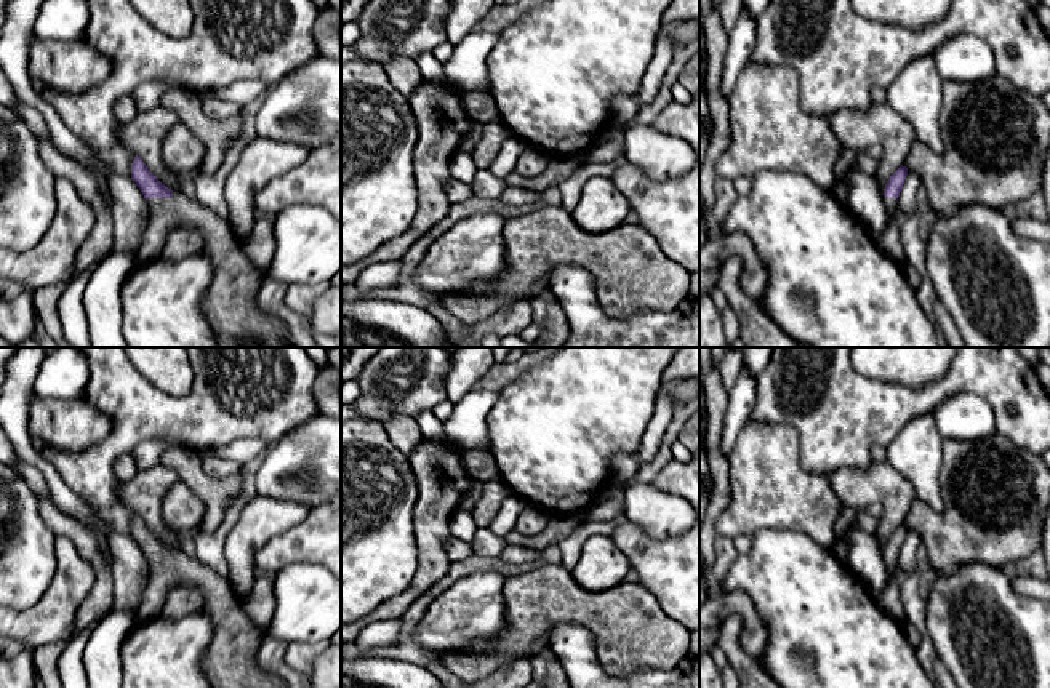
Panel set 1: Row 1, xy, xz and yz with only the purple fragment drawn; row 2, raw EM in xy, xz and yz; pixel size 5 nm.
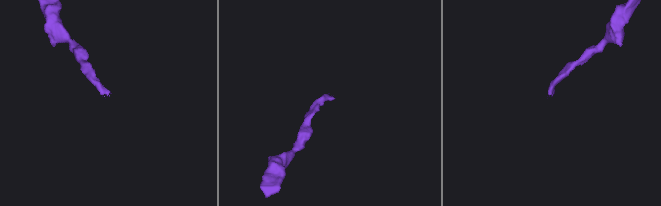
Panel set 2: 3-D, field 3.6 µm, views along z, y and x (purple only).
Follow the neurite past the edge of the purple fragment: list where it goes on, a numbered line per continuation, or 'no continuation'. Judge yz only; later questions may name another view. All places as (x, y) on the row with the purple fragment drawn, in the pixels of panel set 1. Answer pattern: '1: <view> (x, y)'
1: yz (890, 244)

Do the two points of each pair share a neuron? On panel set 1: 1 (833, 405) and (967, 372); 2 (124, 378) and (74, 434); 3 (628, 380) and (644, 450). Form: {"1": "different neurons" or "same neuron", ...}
{"1": "same neuron", "2": "different neurons", "3": "different neurons"}

